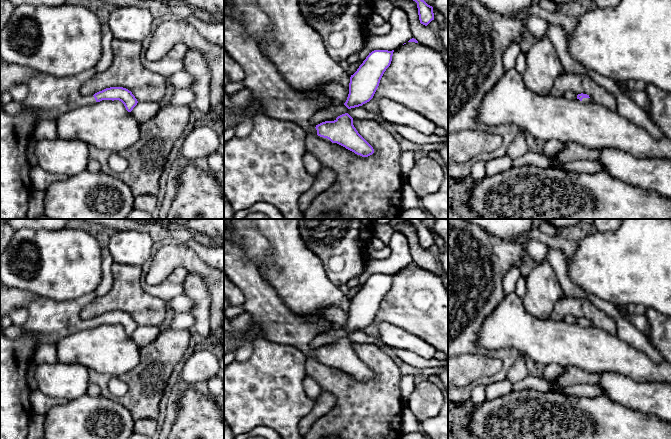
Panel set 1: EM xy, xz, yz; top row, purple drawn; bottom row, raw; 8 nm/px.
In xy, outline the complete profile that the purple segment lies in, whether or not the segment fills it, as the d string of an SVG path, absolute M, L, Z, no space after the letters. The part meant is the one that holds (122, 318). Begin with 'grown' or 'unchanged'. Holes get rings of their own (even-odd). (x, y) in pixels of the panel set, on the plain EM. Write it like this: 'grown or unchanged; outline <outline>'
grown; outline M95 292L71 301L56 302L38 296L28 304L28 318L21 326L31 334L9 339L0 331L0 439L27 439L29 419L32 414L29 396L31 389L28 386L26 373L32 362L39 345L45 343L57 343L64 337L85 329L91 329L102 324L119 324L126 334L131 336L138 325L126 312L110 311L95 317L83 320L80 317L82 309L96 297Z

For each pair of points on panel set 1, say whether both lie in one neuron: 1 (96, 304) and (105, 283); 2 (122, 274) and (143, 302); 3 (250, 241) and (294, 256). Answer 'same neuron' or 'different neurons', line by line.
1: different neurons
2: same neuron
3: different neurons

